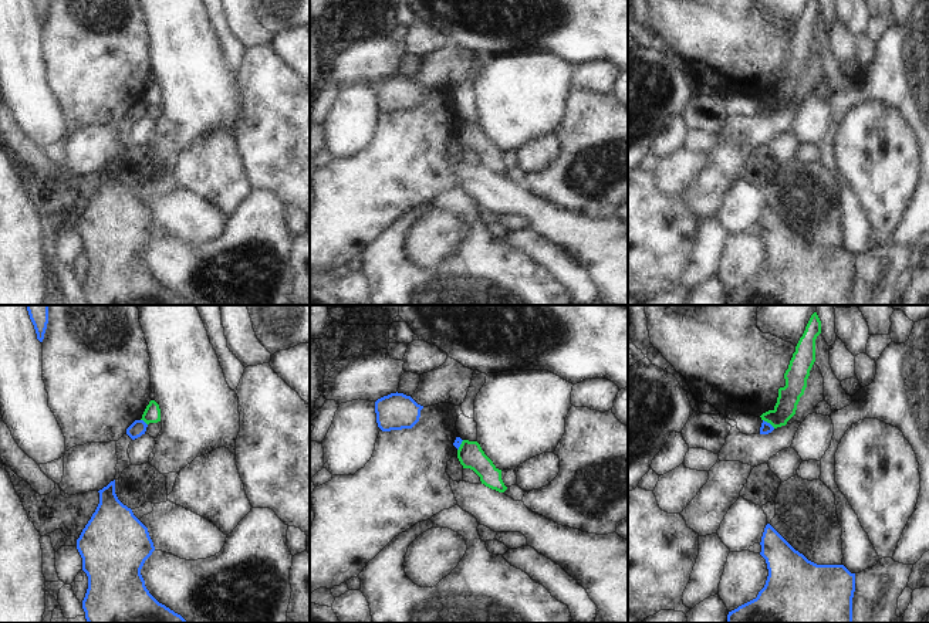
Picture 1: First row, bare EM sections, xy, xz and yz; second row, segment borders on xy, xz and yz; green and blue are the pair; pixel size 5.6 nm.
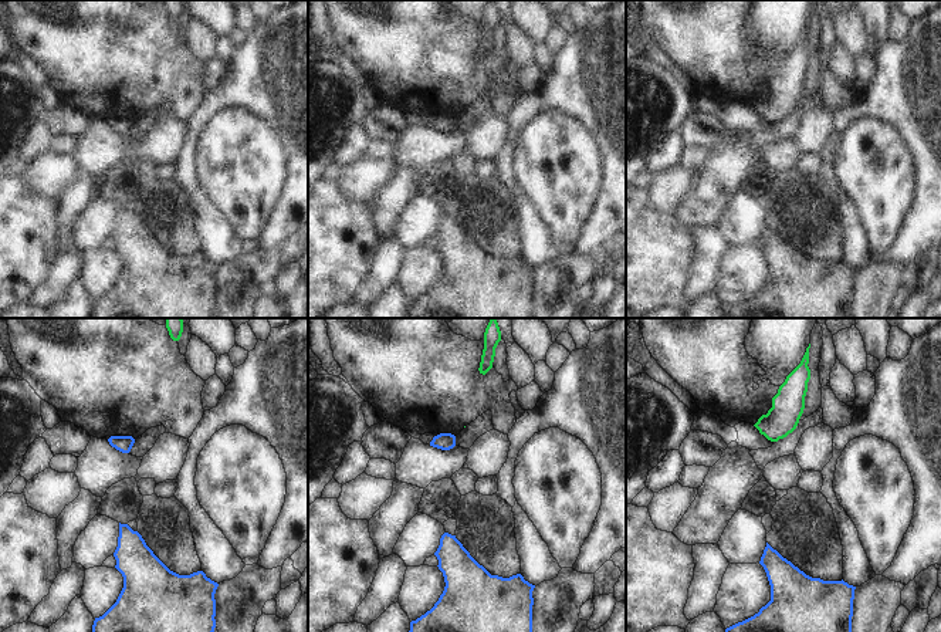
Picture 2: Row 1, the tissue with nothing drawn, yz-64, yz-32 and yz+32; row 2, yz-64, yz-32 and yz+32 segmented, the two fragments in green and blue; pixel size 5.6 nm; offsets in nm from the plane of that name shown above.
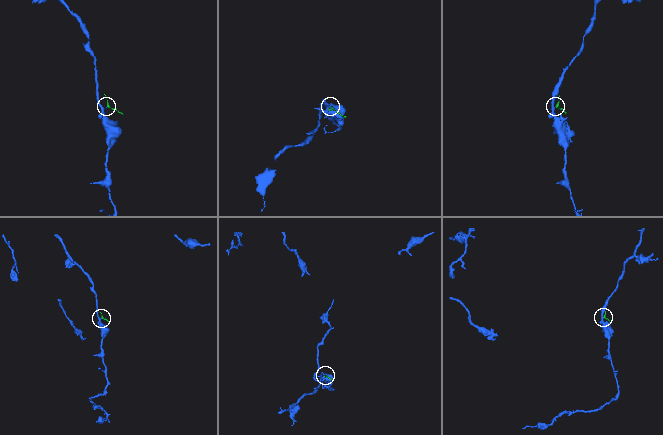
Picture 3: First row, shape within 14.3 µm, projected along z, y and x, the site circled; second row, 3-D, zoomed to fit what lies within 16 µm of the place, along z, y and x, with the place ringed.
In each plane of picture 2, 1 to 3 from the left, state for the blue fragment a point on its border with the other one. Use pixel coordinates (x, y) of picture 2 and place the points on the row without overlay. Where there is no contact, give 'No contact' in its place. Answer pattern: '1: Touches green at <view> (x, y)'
1: No contact
2: No contact
3: No contact

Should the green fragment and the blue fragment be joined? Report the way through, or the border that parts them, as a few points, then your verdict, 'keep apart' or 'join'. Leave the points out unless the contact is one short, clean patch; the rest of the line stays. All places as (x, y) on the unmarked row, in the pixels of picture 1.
border yz (763, 101), (774, 109); keep apart

